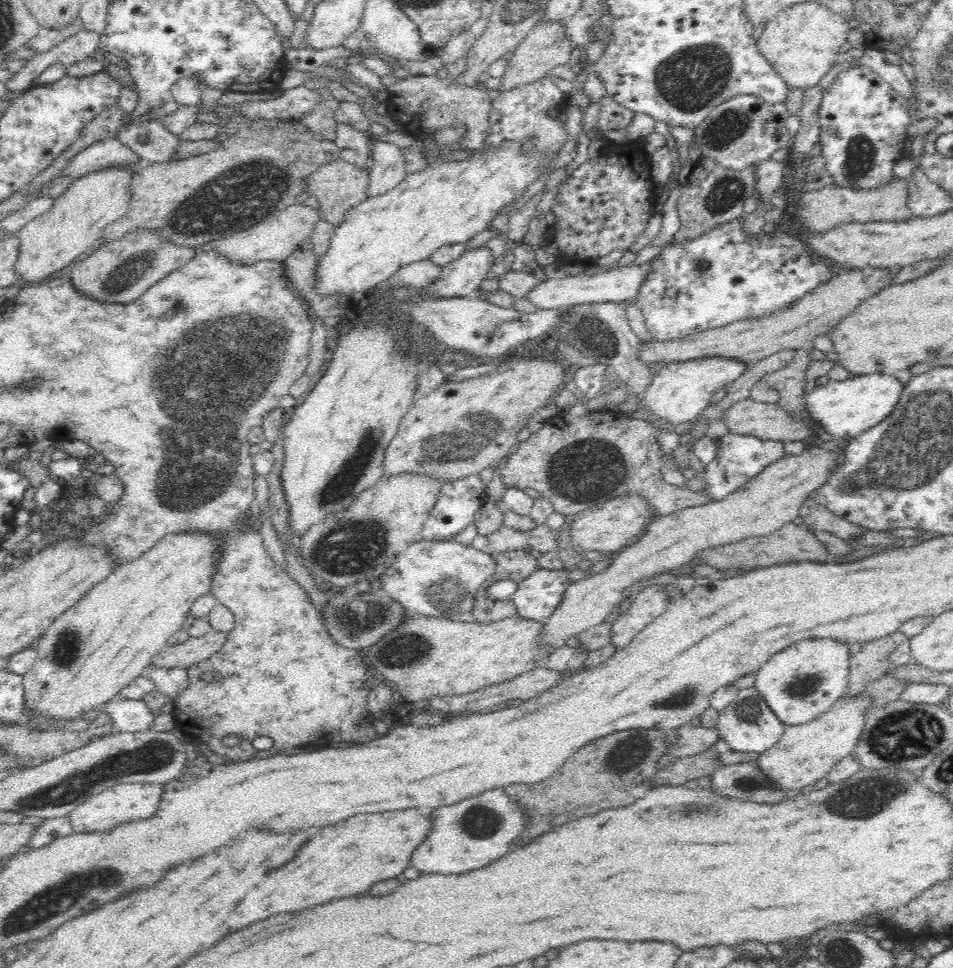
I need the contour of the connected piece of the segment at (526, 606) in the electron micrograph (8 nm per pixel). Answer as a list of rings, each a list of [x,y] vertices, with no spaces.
[[[538,568],[532,574],[529,574],[528,578],[519,581],[517,583],[518,590],[512,596],[518,617],[538,622],[548,619],[556,610],[556,606],[560,606],[560,602],[564,598],[564,590],[572,584],[568,573],[569,569],[548,570]]]

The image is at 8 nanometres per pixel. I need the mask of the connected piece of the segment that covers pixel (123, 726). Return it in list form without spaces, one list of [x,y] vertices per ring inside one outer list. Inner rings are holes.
[[[116,698],[100,708],[114,721],[118,732],[142,732],[154,722],[154,713],[142,700]]]

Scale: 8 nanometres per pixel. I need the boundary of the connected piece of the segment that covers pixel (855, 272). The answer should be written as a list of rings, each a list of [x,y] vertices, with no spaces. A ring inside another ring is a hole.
[[[864,267],[838,270],[837,275],[834,276],[832,280],[828,280],[828,284],[824,284],[824,286],[811,290],[802,298],[794,301],[789,307],[777,310],[771,315],[758,318],[745,318],[720,328],[708,328],[700,332],[694,332],[688,337],[678,338],[678,340],[666,340],[666,342],[657,339],[651,339],[650,341],[640,340],[640,357],[642,357],[642,360],[646,361],[650,366],[658,362],[665,362],[665,364],[668,364],[676,361],[715,356],[730,357],[738,359],[739,361],[753,363],[782,350],[797,350],[801,347],[809,346],[812,343],[812,340],[817,336],[829,333],[864,299],[874,296],[876,292],[880,292],[882,288],[886,288],[886,286],[892,284],[892,278],[894,278],[894,276],[890,274],[890,270],[885,269],[886,268]]]

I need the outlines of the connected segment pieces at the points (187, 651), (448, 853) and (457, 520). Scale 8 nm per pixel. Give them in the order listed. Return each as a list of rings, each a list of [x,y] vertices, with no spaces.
[[[212,630],[199,638],[191,637],[181,644],[167,645],[156,654],[151,665],[156,668],[188,669],[194,664],[206,661],[224,646],[228,633]]]
[[[504,788],[442,806],[432,812],[434,824],[424,842],[412,854],[412,866],[426,874],[462,874],[478,870],[510,852],[512,842],[526,830],[528,817],[518,801],[508,798]]]
[[[472,474],[472,476],[442,484],[435,508],[421,530],[421,538],[427,541],[453,540],[464,528],[475,522],[475,515],[486,501],[485,486],[479,474]]]

